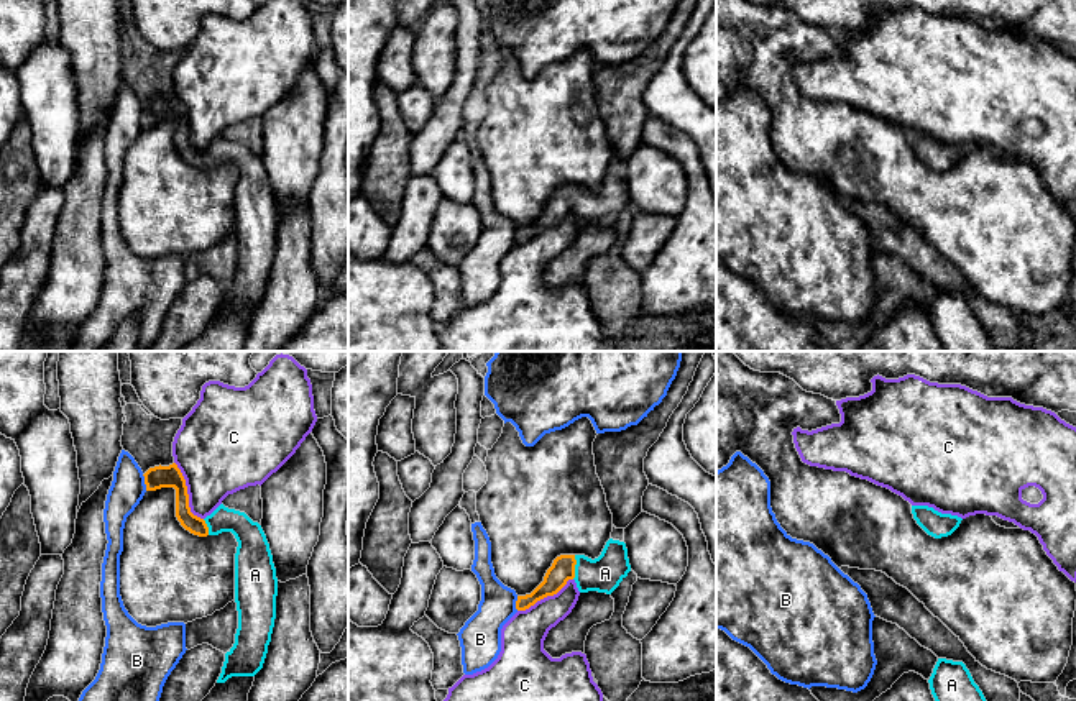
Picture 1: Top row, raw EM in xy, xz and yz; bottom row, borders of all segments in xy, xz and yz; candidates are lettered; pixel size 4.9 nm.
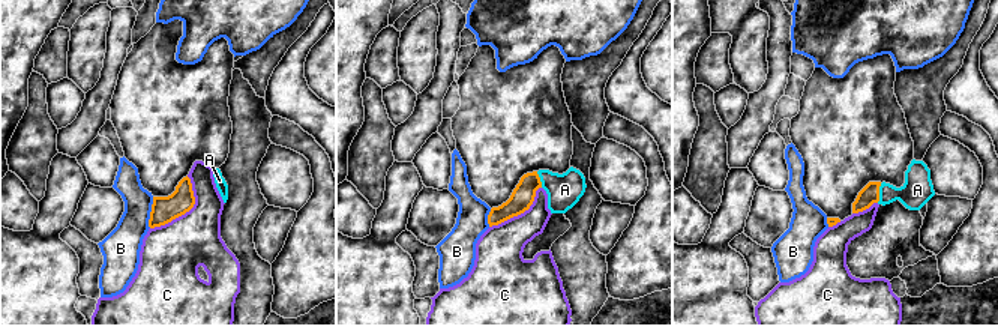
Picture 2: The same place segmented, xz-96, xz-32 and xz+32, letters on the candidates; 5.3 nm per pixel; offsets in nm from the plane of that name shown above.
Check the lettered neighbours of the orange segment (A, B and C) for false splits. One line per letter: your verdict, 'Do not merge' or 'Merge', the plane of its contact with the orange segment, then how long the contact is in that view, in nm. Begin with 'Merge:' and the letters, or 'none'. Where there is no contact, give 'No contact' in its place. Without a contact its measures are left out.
Merge: A
A: Merge. Touches orange in xz. Shared border 120 nm
B: Do not merge. Touches orange in xy. Shared border 80 nm
C: Do not merge. Touches orange in xy. Shared border 320 nm

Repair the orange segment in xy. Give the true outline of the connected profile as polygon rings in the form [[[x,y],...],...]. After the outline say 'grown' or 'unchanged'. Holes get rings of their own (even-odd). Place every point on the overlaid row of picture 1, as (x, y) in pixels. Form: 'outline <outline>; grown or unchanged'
outline [[[176,463],[149,468],[146,491],[176,489],[176,517],[194,535],[207,537],[232,532],[238,542],[235,553],[235,602],[238,629],[233,647],[217,683],[232,676],[255,676],[264,663],[276,619],[278,578],[266,535],[245,512],[220,504],[200,519],[191,512],[186,479]]]; grown

